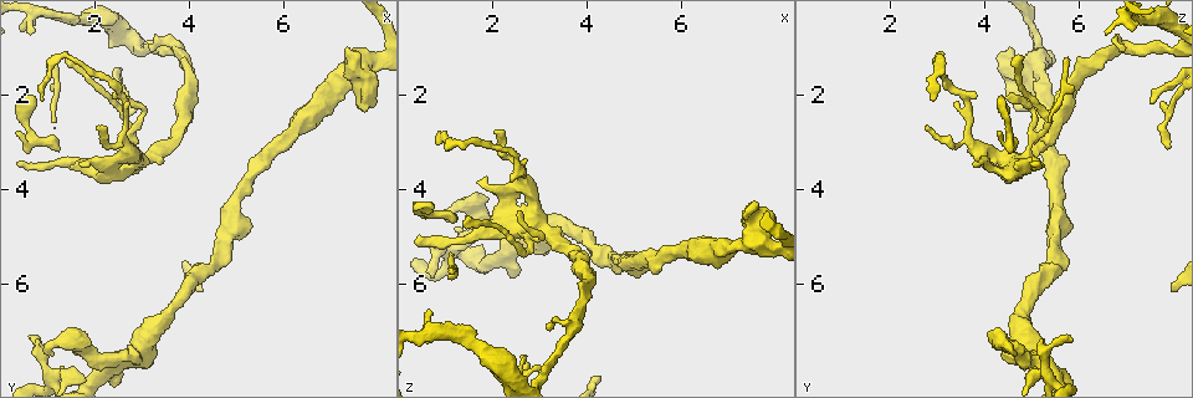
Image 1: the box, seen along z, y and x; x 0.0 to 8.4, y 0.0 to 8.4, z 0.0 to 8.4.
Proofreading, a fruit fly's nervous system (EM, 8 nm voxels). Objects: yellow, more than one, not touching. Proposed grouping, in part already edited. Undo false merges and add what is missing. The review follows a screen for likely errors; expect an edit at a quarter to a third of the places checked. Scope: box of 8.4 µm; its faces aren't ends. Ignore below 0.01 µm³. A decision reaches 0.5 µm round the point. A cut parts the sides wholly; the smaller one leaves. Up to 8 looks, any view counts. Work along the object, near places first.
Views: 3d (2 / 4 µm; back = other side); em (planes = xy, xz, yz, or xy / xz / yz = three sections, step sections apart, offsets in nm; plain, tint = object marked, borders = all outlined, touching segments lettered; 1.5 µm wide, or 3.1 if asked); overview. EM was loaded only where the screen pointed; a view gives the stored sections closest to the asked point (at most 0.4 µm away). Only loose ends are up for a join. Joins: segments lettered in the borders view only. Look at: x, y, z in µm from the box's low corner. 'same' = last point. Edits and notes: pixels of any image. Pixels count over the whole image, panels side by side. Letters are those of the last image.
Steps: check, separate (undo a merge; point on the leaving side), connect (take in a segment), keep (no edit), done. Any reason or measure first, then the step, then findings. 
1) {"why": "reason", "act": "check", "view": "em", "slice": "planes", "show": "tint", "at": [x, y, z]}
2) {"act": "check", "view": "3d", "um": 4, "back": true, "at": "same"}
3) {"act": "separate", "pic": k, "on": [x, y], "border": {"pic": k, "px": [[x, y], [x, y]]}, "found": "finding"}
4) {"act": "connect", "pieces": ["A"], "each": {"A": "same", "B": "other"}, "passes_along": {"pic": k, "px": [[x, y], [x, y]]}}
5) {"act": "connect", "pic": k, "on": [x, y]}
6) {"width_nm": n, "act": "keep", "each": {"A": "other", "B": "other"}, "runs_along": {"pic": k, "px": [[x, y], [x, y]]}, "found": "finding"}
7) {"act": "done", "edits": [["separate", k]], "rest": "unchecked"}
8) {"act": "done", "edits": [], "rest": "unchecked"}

{"why": "stops while still wide", "act": "check", "view": "em", "slice": "planes", "show": "plain", "at": [2.95, 7.50, 4.35]}

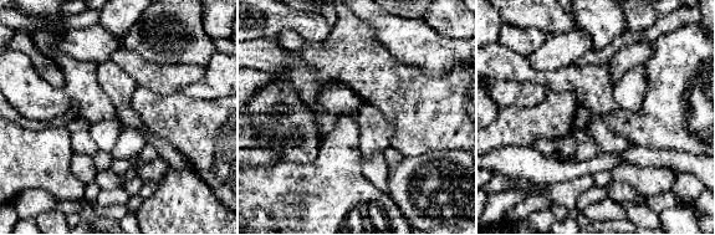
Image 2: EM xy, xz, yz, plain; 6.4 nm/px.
{"act": "check", "view": "em", "slice": "planes", "show": "borders", "at": "same"}

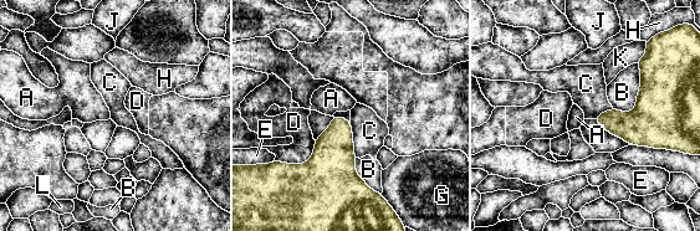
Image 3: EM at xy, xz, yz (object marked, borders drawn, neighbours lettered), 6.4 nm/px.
{"act": "keep", "each": {"A": "other", "B": "other", "C": "other", "D": "other", "E": "other", "G": "other", "H": "other", "J": "other", "K": "other", "L": "other"}, "border": {"pic": 3, "px": [[350, 122], [353, 152], [357, 157]]}, "found": "none of them fits"}

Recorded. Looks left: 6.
{"act": "check", "view": "3d", "um": 4, "at": [0.70, 7.15, 5.80]}

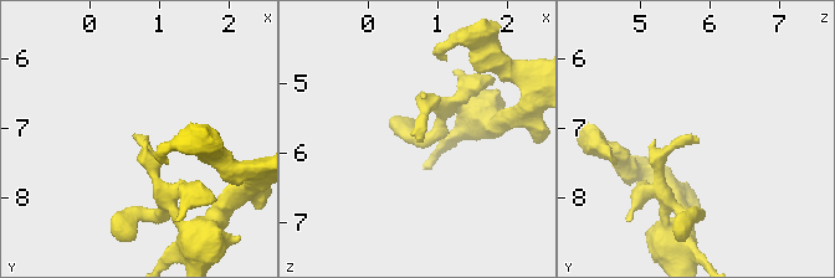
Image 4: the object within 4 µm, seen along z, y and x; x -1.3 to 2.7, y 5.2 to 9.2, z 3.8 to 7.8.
{"why": "now the EM", "act": "check", "view": "em", "slice": "yz", "step": 4, "show": "borders", "at": [0.70, 7.15, 5.80]}

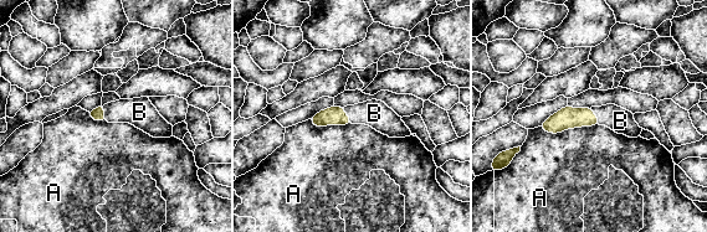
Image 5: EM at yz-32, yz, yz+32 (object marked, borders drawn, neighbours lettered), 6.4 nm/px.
{"act": "connect", "pieces": ["B"], "each": {"A": "other", "B": "same"}, "passes_along": {"pic": 5, "px": [[567, 118], [597, 116], [620, 120]]}, "found": "it goes on there"}

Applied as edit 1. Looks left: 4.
{"why": "redraw", "act": "check", "view": "overview"}

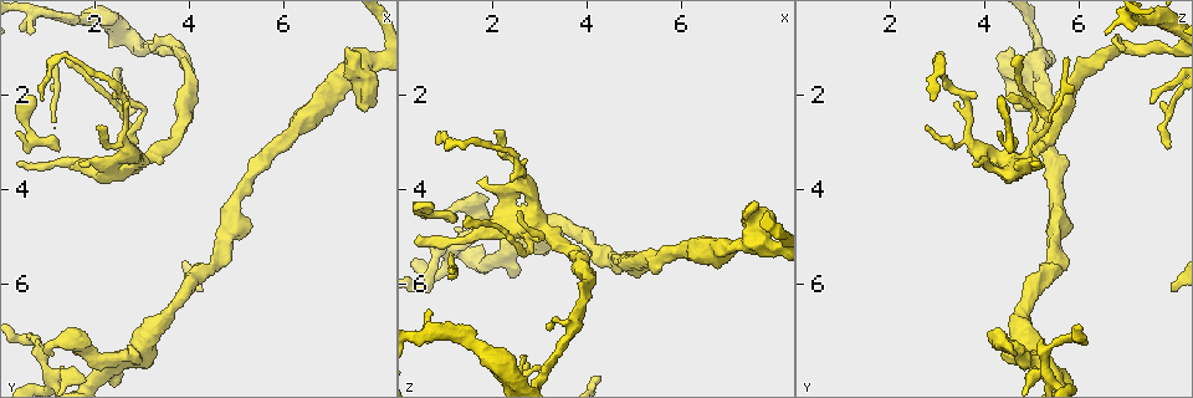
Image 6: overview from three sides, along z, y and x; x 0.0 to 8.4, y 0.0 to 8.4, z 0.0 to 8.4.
{"why": "free end", "act": "check", "view": "3d", "um": 4, "at": [0.60, 0.70, 6.55]}

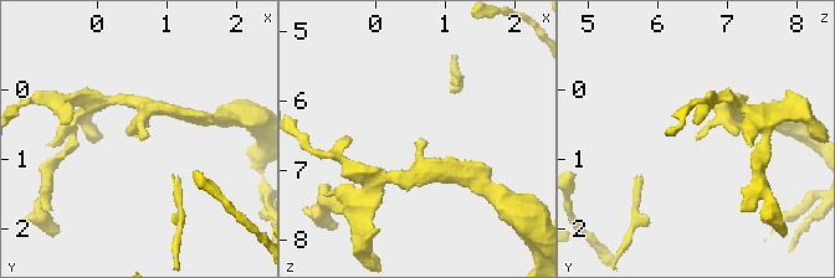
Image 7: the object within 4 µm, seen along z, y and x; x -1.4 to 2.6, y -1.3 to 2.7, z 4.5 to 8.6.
{"act": "check", "view": "em", "slice": "yz", "step": 4, "show": "borders", "at": [0.60, 0.65, 6.60]}

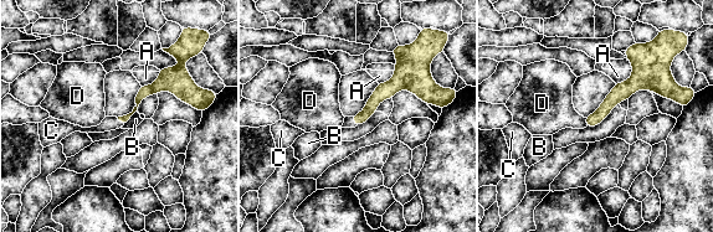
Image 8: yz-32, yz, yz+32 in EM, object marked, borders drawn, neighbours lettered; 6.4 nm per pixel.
{"act": "connect", "pieces": ["C"], "each": {"A": "other", "B": "other", "C": "same", "D": "other"}, "found": "it goes on there"}

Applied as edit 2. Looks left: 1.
{"act": "done", "edits": [["connect", 5], ["connect", 8]], "rest": "unchecked"}

